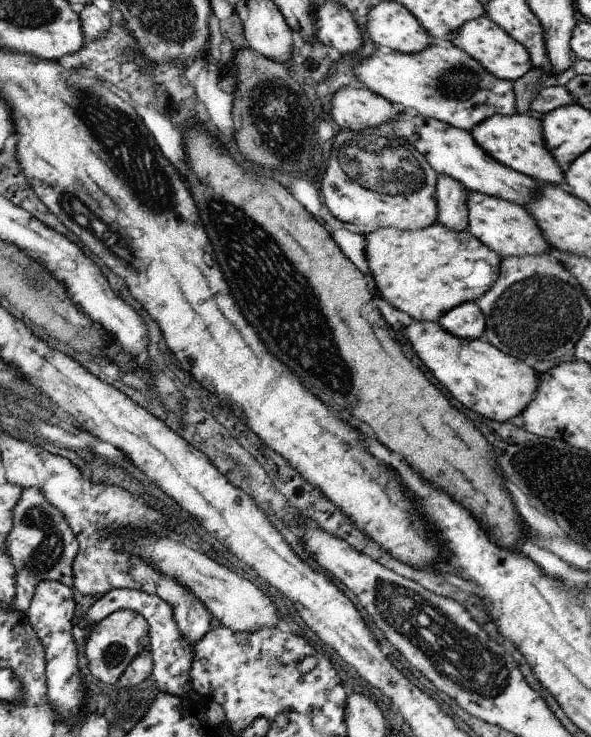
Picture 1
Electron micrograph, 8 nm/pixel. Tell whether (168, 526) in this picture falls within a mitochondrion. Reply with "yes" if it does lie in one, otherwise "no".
no

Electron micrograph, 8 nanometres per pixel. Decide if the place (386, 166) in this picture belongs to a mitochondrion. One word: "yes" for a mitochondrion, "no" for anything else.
yes

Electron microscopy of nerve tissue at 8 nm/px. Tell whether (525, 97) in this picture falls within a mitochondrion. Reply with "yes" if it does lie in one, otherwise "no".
no

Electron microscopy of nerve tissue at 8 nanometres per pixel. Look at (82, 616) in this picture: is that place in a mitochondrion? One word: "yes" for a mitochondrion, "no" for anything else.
no

